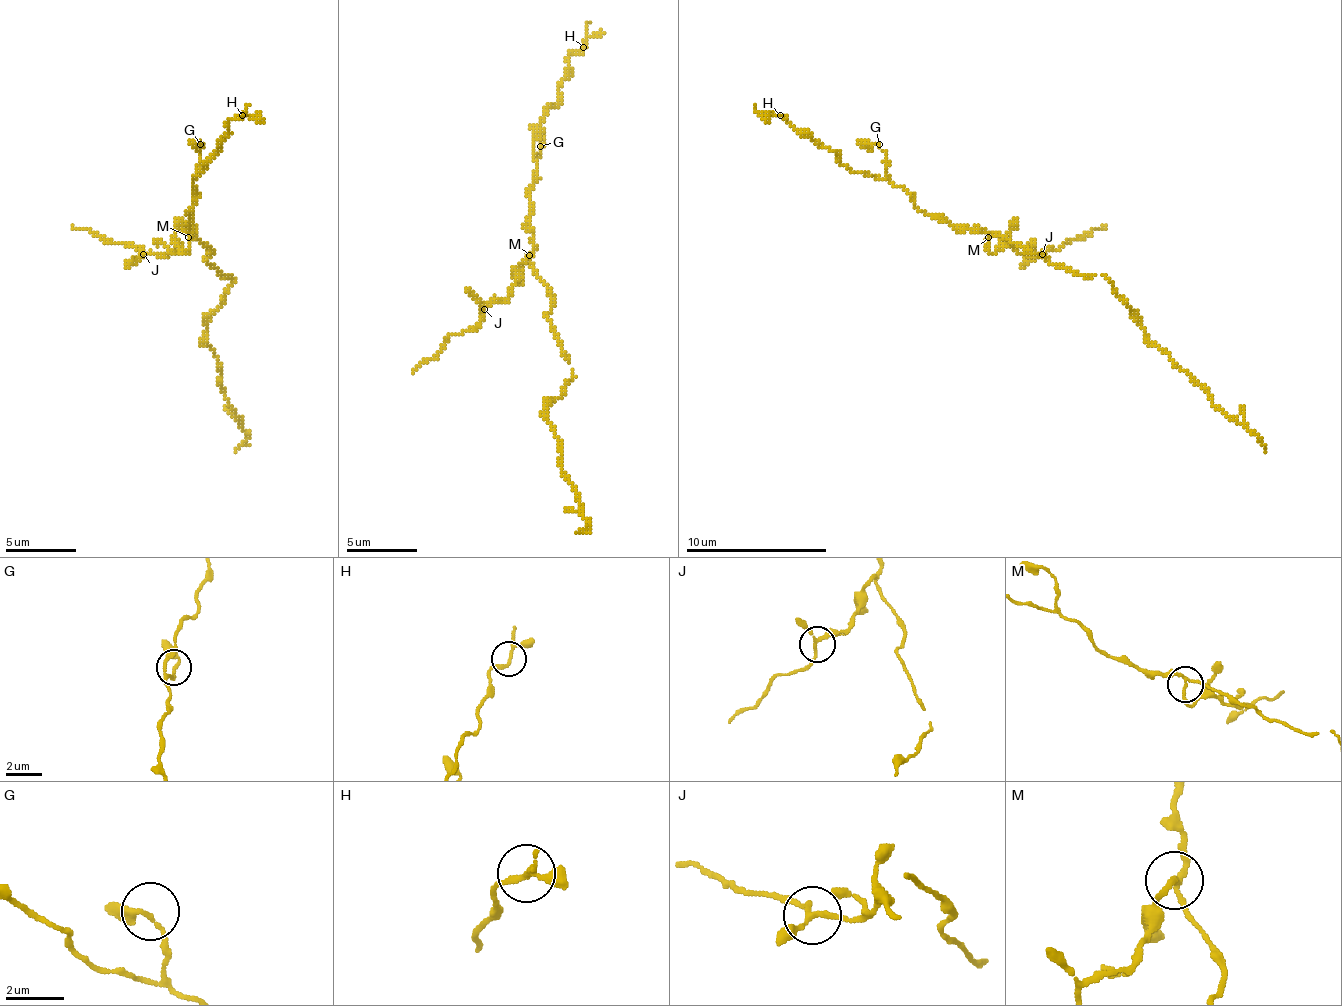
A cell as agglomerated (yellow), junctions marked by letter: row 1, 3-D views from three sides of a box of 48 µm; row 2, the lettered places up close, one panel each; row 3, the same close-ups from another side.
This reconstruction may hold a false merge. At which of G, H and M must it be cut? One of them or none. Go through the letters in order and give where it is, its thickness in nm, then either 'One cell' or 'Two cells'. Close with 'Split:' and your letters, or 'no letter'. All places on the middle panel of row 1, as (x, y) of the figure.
G: Place: (540, 146). Thickness 180 nm. One cell
H: Place: (583, 47). Thickness 150 nm. One cell
M: Place: (529, 255). Thickness 160 nm. Two cells
Split: M

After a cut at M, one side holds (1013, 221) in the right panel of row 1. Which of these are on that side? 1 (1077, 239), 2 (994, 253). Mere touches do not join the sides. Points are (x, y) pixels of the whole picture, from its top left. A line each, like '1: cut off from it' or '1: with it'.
1: with it
2: with it

